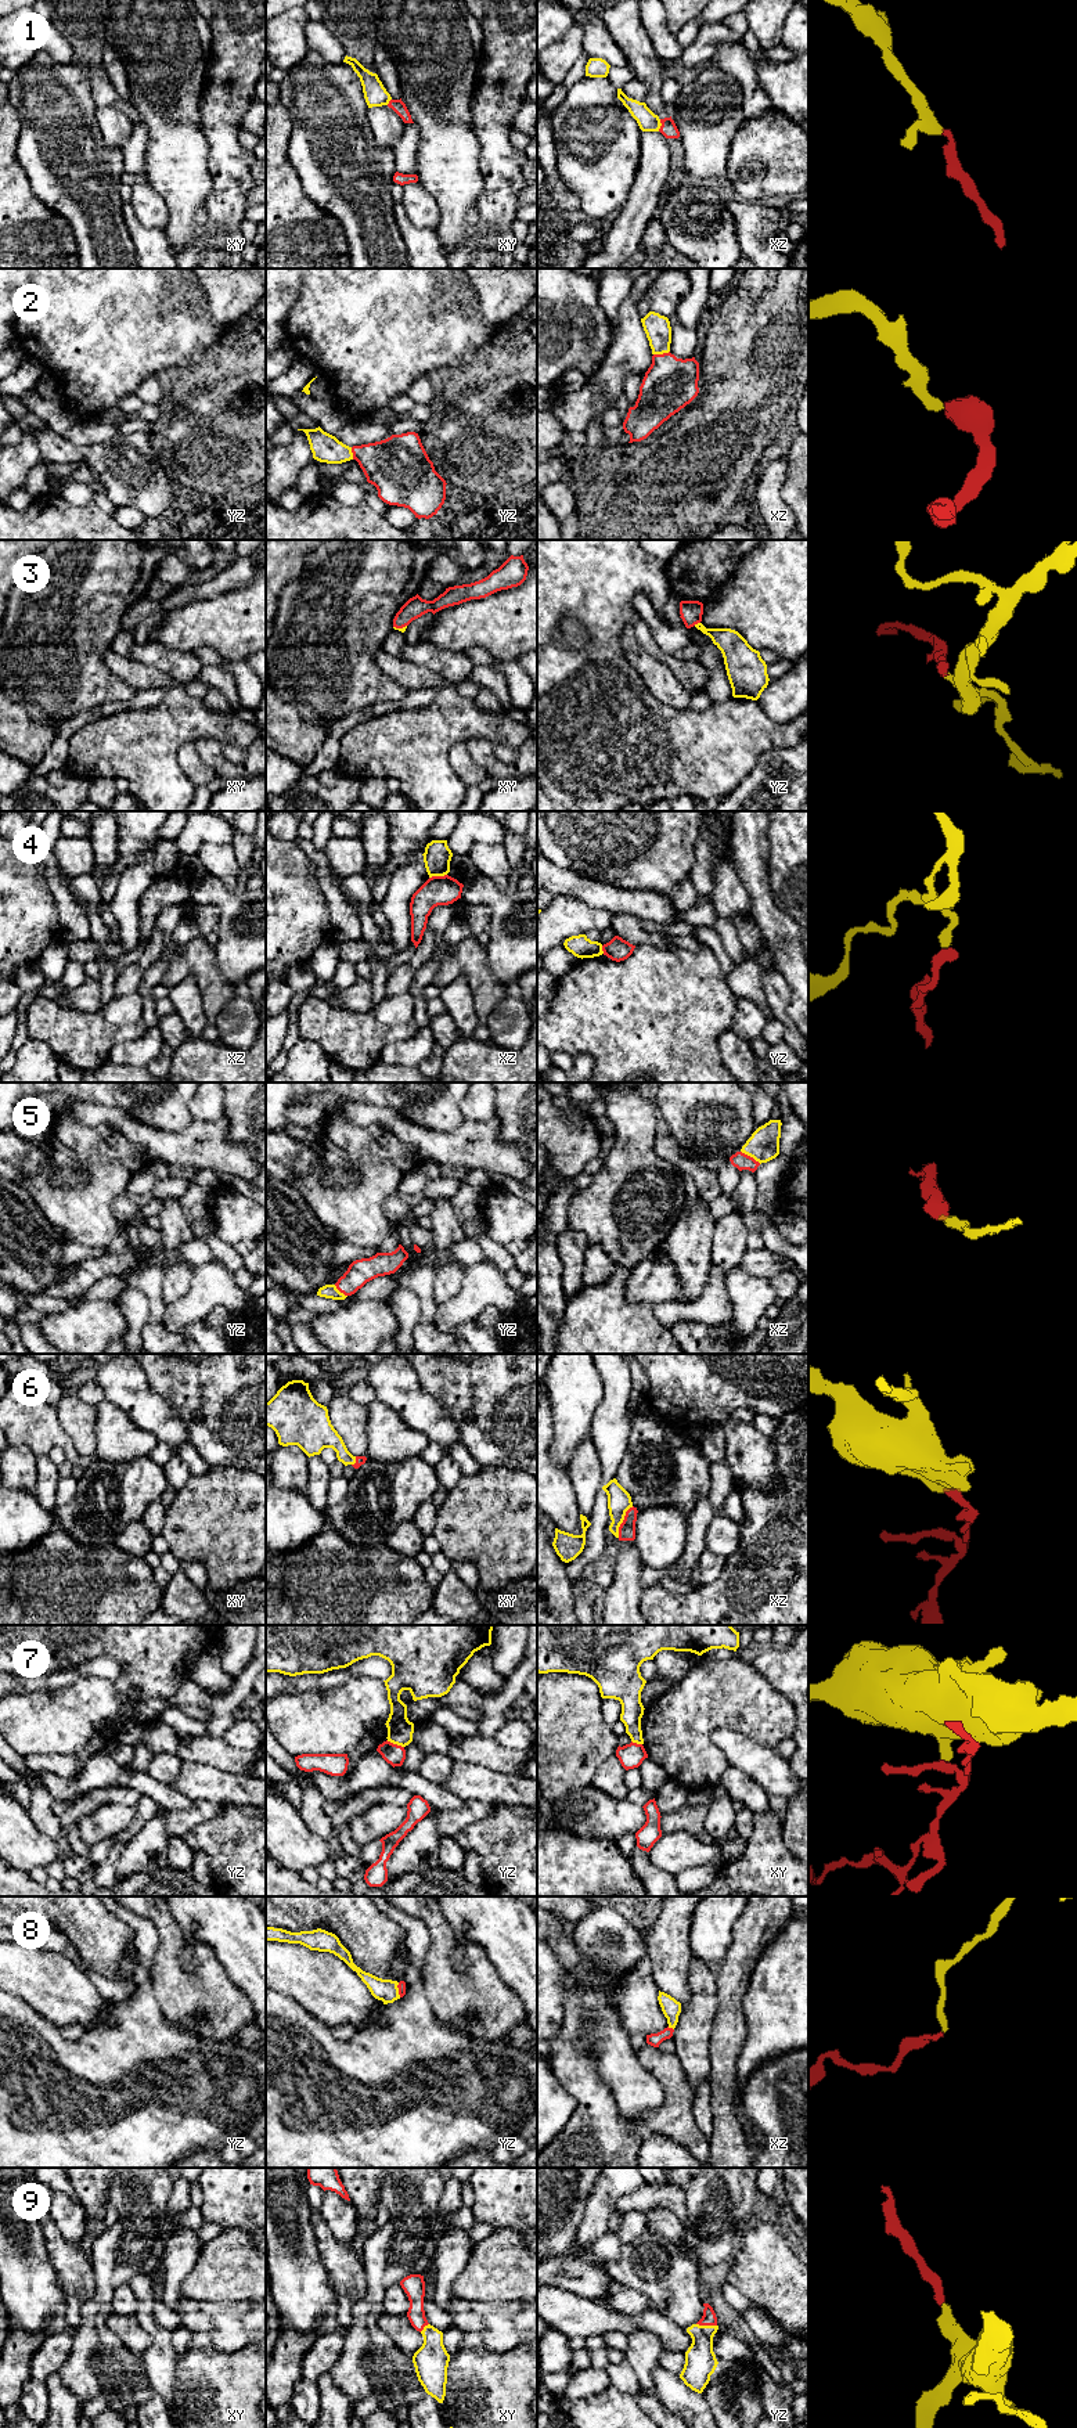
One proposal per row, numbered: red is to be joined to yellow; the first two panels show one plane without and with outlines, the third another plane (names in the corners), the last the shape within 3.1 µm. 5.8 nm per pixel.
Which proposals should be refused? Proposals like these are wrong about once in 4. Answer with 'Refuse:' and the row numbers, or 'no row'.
Refuse: 4, 7

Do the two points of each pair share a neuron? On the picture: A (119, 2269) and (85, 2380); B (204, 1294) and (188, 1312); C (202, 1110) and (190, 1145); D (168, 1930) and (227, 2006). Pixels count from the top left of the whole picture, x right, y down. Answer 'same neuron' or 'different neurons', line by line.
A: same neuron
B: same neuron
C: different neurons
D: same neuron

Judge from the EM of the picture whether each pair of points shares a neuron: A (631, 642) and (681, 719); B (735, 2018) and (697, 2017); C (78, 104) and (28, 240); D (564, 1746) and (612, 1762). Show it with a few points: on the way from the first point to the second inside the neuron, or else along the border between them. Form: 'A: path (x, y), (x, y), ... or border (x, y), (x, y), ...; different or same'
A: border (648, 688), (663, 703), (674, 708), (688, 708); different
B: border (717, 1985), (717, 2012), (708, 2049); different
C: border (26, 173), (32, 193), (68, 222); different
D: border (615, 1753), (597, 1769), (590, 1783); different

